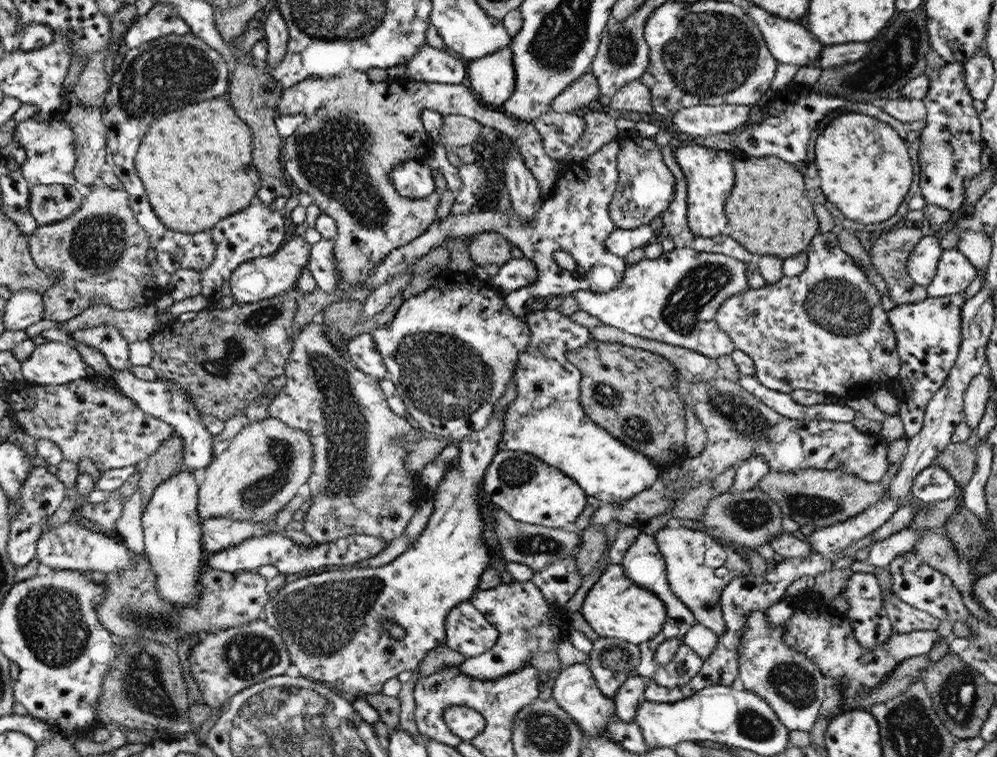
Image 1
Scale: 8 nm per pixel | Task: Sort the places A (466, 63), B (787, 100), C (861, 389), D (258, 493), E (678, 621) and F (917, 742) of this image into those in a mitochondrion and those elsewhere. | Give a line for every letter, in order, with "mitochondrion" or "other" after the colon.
A: other
B: other
C: other
D: mitochondrion
E: other
F: mitochondrion

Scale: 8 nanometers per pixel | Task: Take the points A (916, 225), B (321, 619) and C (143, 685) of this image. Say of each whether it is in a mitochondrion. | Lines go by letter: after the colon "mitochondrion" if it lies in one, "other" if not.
A: other
B: mitochondrion
C: mitochondrion

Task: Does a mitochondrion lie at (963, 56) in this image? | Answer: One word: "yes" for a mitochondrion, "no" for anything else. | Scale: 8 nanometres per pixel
no

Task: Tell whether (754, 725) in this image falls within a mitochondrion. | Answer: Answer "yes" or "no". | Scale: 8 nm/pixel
yes

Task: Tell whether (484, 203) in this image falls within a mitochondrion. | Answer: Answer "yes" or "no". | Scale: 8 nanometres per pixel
no

